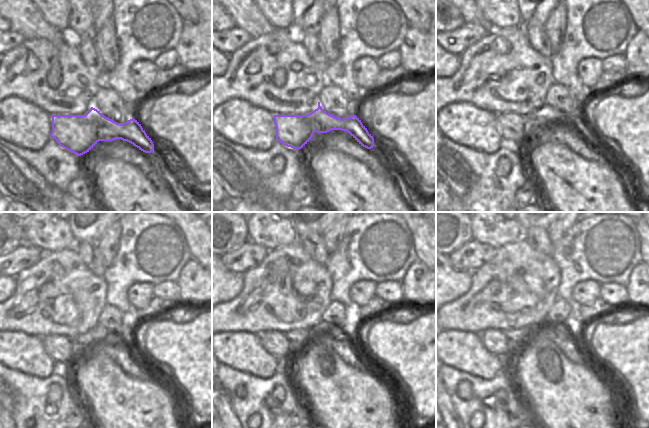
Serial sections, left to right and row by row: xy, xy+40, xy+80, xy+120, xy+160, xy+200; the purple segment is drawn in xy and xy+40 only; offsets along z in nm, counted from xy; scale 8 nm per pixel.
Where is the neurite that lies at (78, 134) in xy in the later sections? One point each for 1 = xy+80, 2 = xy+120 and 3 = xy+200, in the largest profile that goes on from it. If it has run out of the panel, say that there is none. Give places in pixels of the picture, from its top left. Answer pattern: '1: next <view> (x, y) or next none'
1: next xy+80 (513, 128)
2: next xy+120 (60, 348)
3: next xy+200 (495, 340)

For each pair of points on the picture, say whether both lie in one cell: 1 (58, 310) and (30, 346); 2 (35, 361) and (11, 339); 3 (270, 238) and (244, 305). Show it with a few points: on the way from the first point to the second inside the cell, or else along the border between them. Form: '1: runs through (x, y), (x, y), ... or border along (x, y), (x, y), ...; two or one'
1: border along (14, 331), (22, 331), (41, 337); two
2: runs through (29, 357), (17, 345); one
3: border along (292, 243), (273, 248), (270, 251); two

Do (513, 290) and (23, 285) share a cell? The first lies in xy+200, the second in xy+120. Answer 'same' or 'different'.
same

